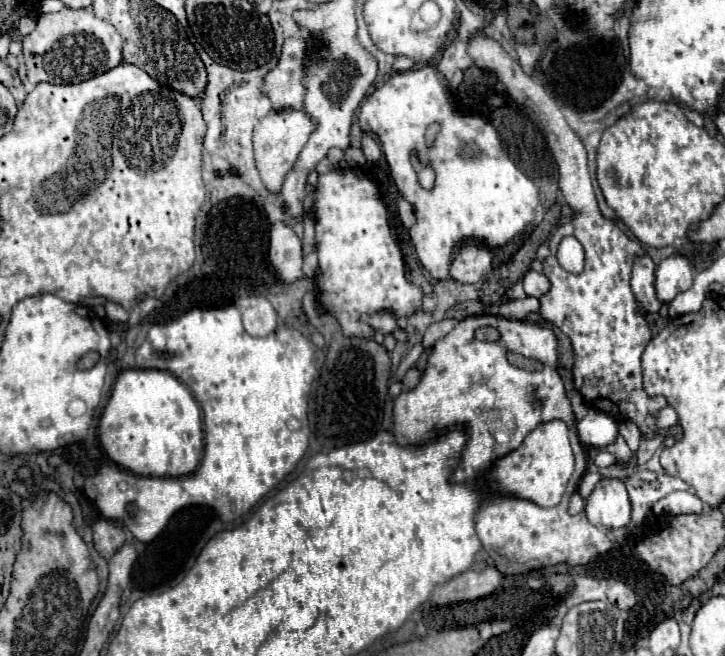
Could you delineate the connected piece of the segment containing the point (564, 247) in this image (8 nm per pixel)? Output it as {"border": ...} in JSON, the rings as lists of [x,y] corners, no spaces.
{"border":[[[566,236],[557,250],[560,266],[572,274],[580,274],[584,270],[584,248],[574,236]]]}

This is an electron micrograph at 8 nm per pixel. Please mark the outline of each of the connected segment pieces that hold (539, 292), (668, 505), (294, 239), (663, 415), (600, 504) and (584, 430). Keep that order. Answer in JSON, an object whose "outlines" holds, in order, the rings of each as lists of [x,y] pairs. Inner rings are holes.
{"outlines":[[[[530,270],[524,276],[524,290],[526,290],[528,296],[540,298],[540,296],[544,296],[550,290],[550,280],[542,272],[532,272]]],[[[672,492],[664,498],[660,498],[652,512],[656,516],[660,514],[670,514],[670,516],[678,516],[678,514],[700,514],[702,512],[702,502],[696,494],[692,492]]],[[[276,222],[270,232],[270,262],[284,282],[300,280],[302,274],[302,244],[296,232],[286,222]]],[[[670,406],[662,408],[662,410],[656,414],[656,426],[658,426],[658,428],[670,428],[670,426],[674,426],[674,424],[676,424],[676,412],[674,412]]],[[[600,480],[586,500],[586,516],[594,526],[624,528],[630,522],[632,504],[624,482]]],[[[590,408],[586,418],[578,422],[578,436],[584,446],[604,448],[608,444],[614,444],[618,438],[618,420],[606,412]]]]}

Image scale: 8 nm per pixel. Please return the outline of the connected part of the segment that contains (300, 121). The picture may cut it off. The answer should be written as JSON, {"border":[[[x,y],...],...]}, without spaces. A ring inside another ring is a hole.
{"border":[[[294,108],[270,110],[264,118],[260,118],[254,130],[254,158],[260,176],[264,178],[264,184],[268,186],[270,192],[280,192],[284,174],[288,174],[288,166],[292,166],[296,154],[300,154],[304,142],[308,142],[314,130],[316,130],[316,122],[306,114],[306,110],[294,110]]]}

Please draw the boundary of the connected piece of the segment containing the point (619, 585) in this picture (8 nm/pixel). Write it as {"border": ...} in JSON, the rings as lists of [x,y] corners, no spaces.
{"border":[[[612,580],[606,594],[608,594],[610,604],[618,606],[620,610],[630,610],[630,608],[636,604],[634,592],[632,592],[624,582],[620,582],[620,580]]]}

